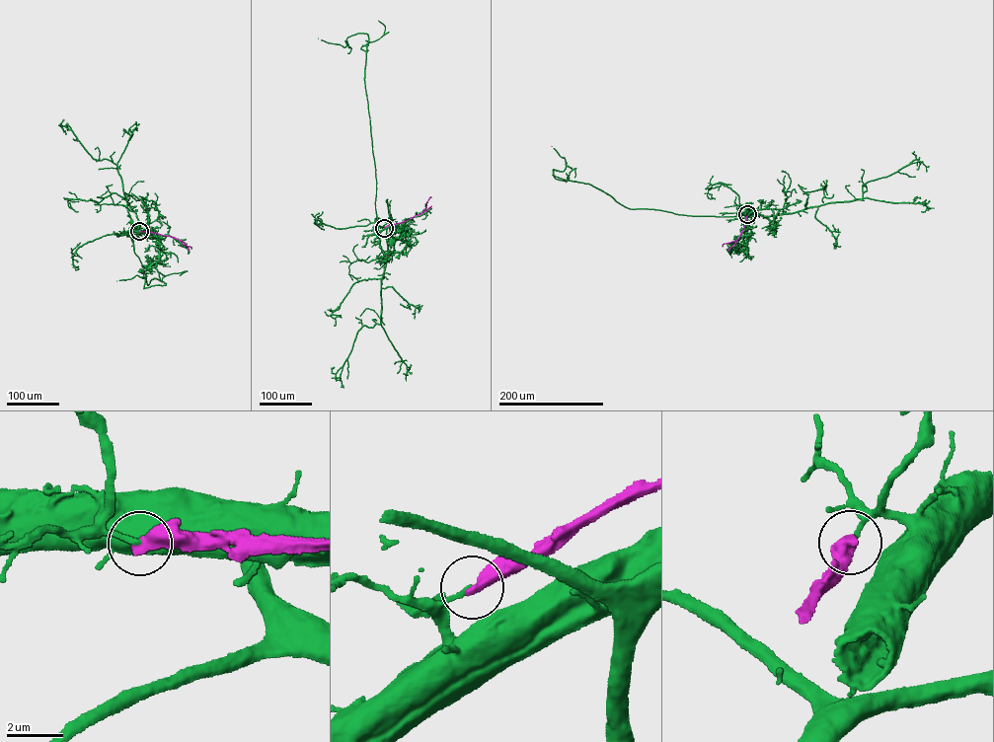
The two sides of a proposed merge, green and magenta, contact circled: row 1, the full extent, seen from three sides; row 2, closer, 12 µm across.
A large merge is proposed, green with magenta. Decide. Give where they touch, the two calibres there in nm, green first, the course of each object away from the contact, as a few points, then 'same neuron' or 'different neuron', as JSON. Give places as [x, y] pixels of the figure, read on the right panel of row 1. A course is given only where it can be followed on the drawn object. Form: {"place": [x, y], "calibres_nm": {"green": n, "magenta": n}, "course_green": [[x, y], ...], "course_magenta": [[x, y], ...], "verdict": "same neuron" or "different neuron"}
{"place": [747, 214], "calibres_nm": {"green": 170, "magenta": 480}, "course_green": [[747, 214], [747, 241], [736, 248], [728, 247], [739, 252]], "course_magenta": [[747, 214], [738, 239], [722, 246]], "verdict": "different neuron"}

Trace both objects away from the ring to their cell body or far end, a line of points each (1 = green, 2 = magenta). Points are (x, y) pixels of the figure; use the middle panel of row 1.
1: (384, 228), (402, 226), (406, 233), (406, 229), (391, 230), (392, 243)
2: (384, 228), (420, 213), (430, 197)

